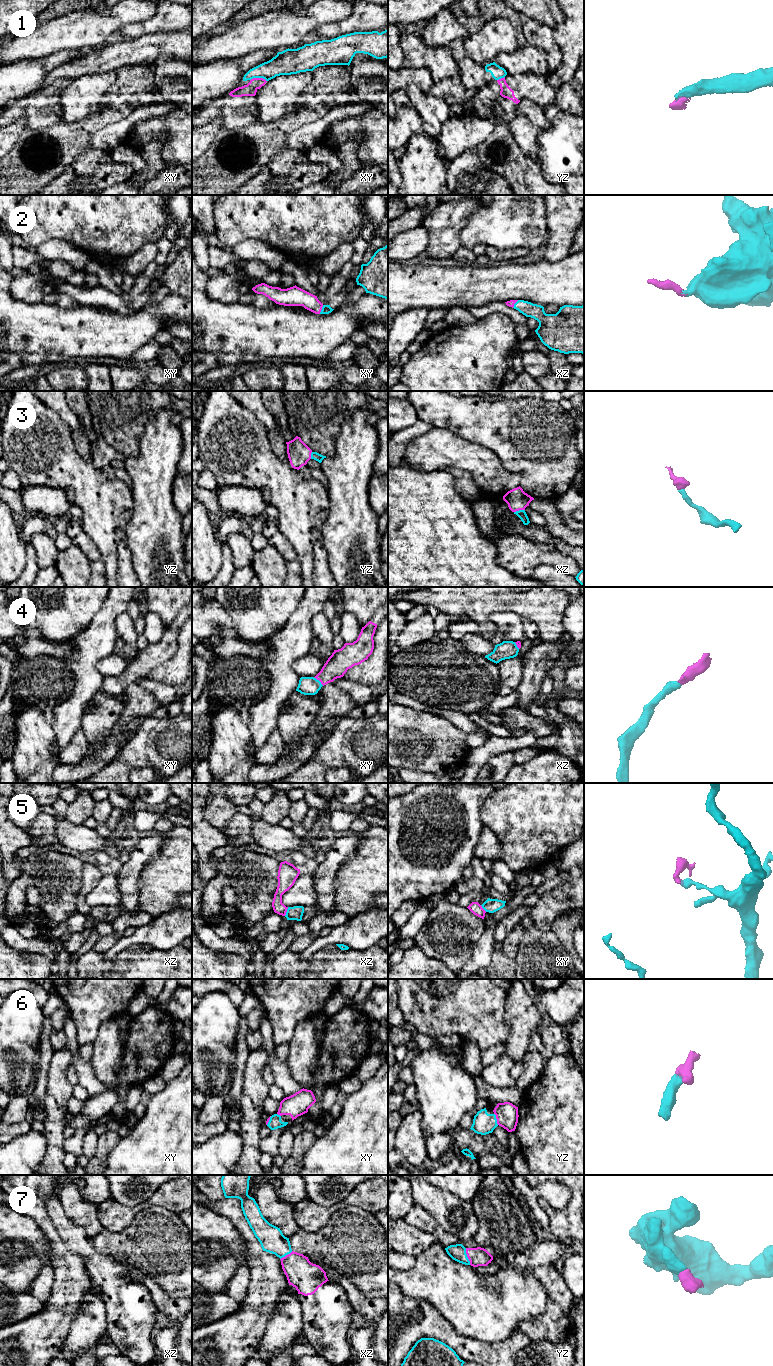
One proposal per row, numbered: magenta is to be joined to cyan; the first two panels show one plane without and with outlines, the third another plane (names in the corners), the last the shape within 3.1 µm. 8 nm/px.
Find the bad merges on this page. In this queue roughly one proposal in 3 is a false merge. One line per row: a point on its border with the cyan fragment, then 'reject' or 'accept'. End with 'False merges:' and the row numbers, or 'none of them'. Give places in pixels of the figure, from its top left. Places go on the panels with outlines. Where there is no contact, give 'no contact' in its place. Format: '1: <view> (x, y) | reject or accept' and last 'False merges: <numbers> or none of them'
1: xy (258, 77) | reject
2: xy (322, 309) | accept
3: xz (519, 510) | accept
4: xy (318, 680) | accept
5: xz (287, 911) | accept
6: yz (496, 1119) | accept
7: yz (466, 1256) | accept
False merges: 1

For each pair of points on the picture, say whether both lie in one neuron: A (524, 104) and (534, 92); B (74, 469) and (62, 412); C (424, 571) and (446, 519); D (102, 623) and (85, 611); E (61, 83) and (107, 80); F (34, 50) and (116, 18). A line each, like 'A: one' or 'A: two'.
A: two
B: two
C: one
D: two
E: two
F: one

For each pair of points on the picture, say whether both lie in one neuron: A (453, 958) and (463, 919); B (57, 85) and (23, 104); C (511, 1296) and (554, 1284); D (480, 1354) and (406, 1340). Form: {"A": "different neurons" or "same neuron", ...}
{"A": "same neuron", "B": "same neuron", "C": "different neurons", "D": "same neuron"}

